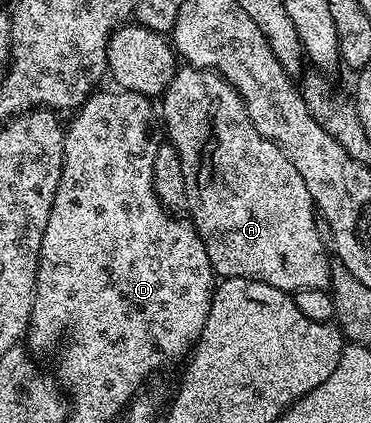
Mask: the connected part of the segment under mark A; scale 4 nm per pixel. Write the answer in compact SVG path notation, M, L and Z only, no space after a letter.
M184 65L177 70L176 76L164 90L162 102L164 102L164 119L168 122L169 136L167 135L167 138L180 155L186 204L188 203L189 209L192 210L190 221L196 226L196 232L202 237L202 241L206 245L206 253L210 253L210 265L216 270L217 276L241 275L244 279L260 279L263 283L269 283L289 293L302 289L327 288L332 282L330 269L333 264L328 260L327 253L324 252L326 239L325 236L324 239L320 236L321 224L318 222L316 205L310 197L310 189L306 189L306 181L302 181L302 173L298 173L298 169L294 169L290 156L273 139L267 139L262 137L262 133L258 133L258 129L254 127L254 121L250 121L250 113L246 109L244 98L217 71L207 71L204 67Z

